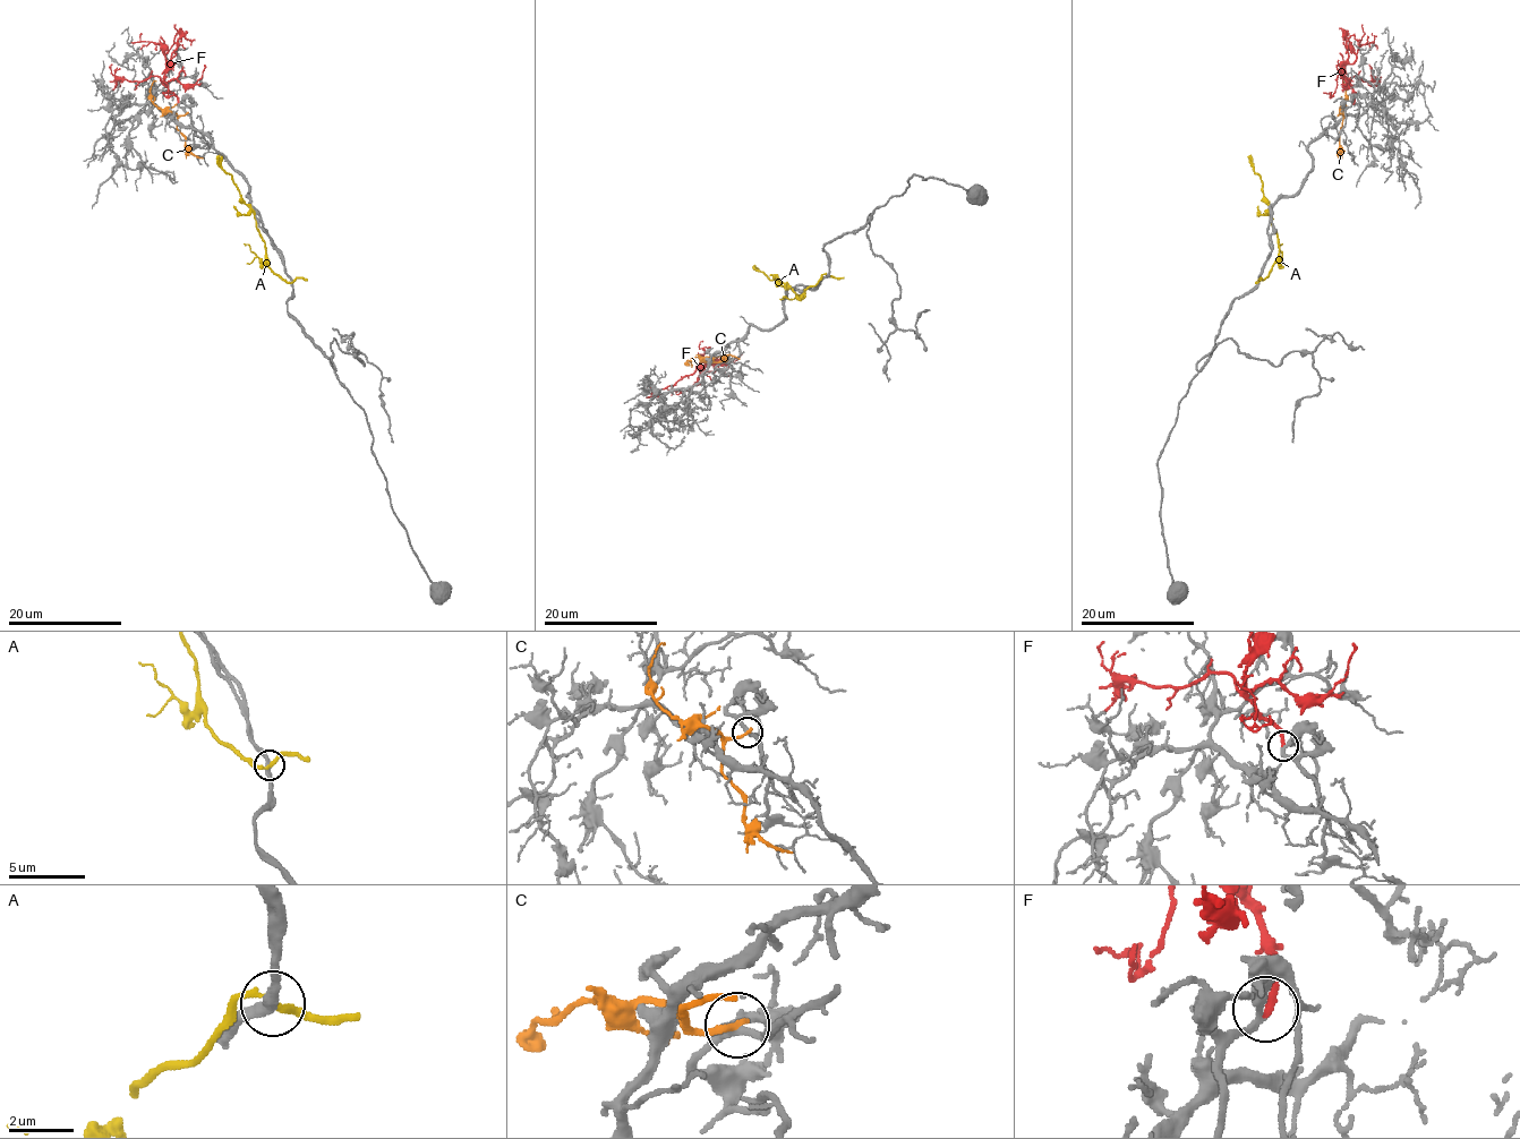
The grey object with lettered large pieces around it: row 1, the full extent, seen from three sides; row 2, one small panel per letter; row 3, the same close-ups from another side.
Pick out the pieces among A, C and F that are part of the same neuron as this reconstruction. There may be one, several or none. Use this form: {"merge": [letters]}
{"merge": ["F"]}

